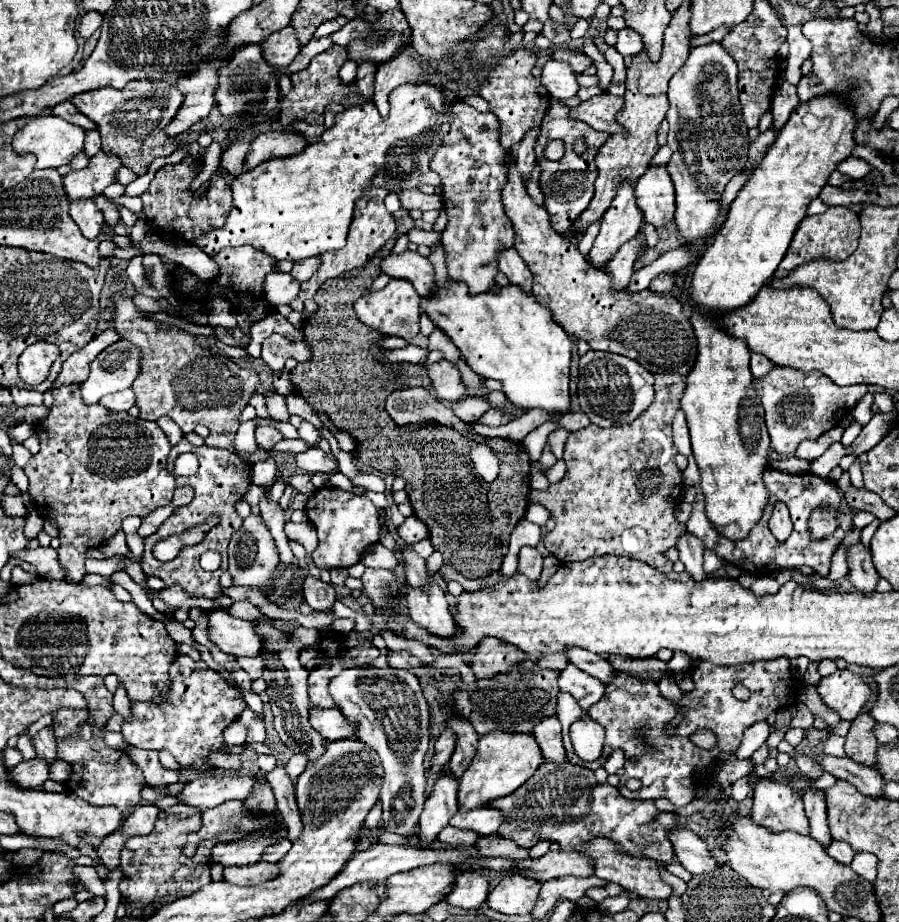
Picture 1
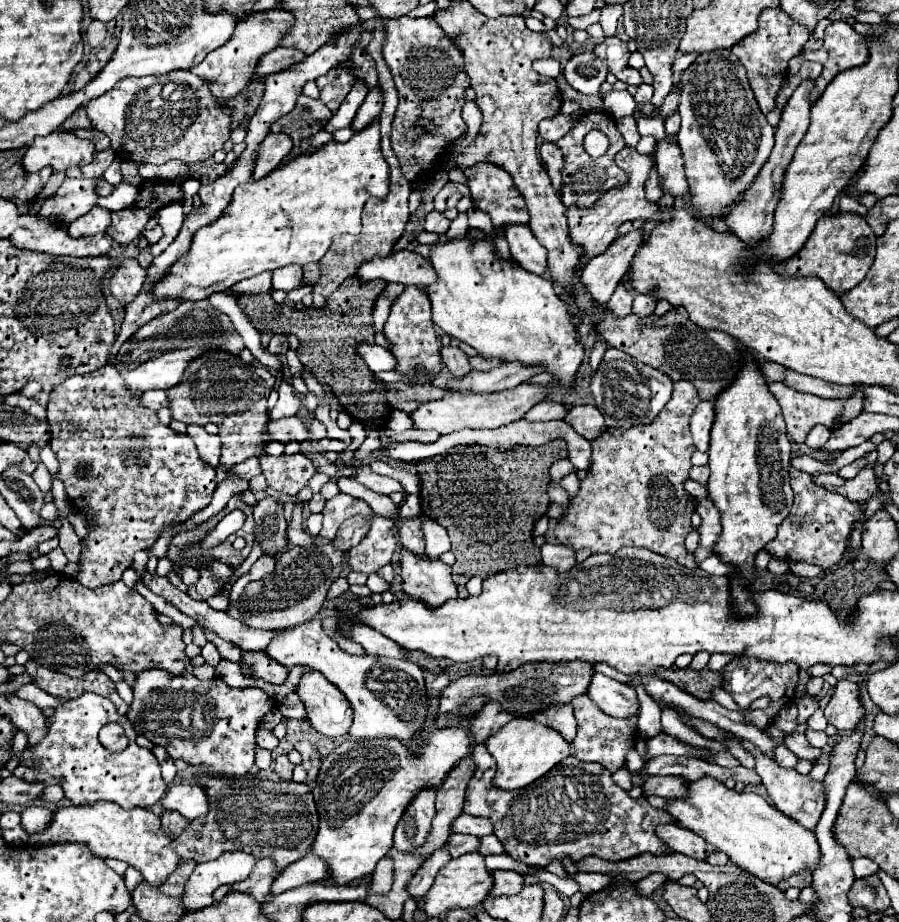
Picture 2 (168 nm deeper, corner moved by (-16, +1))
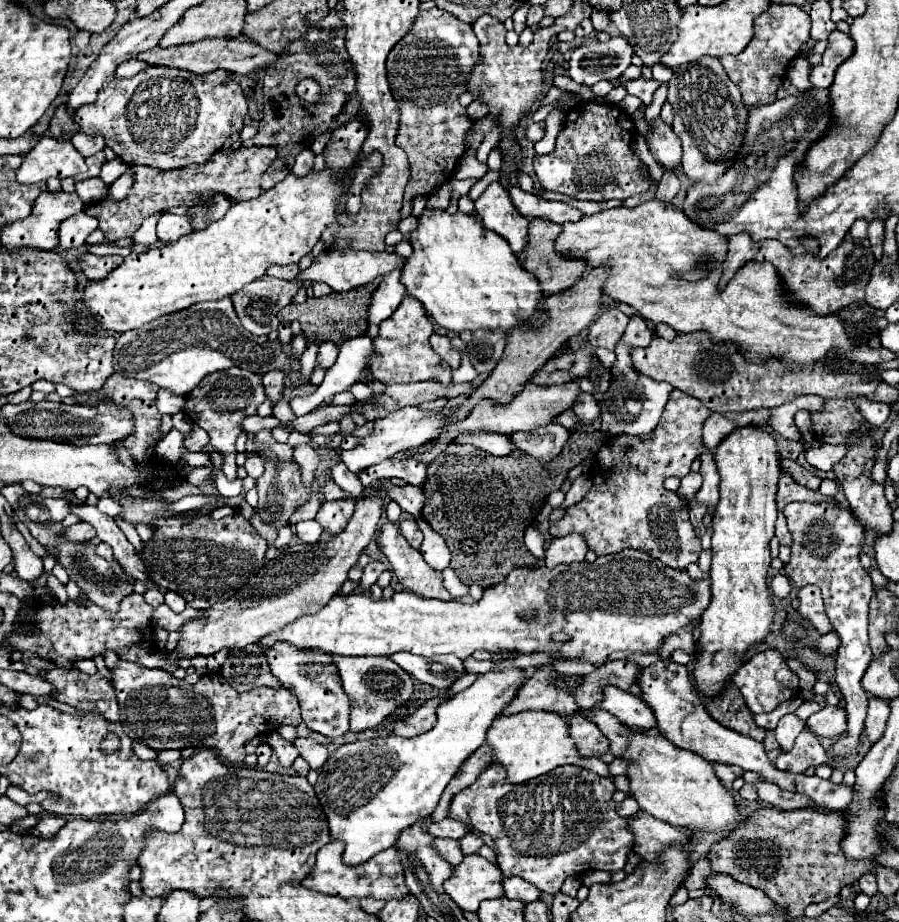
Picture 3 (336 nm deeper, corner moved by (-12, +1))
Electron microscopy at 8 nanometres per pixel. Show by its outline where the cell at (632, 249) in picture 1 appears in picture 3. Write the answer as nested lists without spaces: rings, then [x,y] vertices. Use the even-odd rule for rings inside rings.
[[[612,306],[604,310],[604,314],[590,326],[588,340],[592,346],[614,350],[626,330],[626,324],[628,324],[628,316],[622,314],[616,306]]]

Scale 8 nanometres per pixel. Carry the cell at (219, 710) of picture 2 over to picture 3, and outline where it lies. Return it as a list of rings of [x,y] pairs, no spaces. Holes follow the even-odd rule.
[[[120,660],[108,670],[112,672],[112,684],[114,684],[116,700],[120,706],[120,724],[122,724],[126,736],[130,736],[136,742],[148,744],[154,750],[170,750],[170,748],[182,750],[186,746],[196,746],[196,748],[204,746],[204,748],[212,748],[222,762],[242,764],[246,758],[244,744],[250,738],[262,736],[262,734],[272,734],[272,732],[276,732],[276,728],[280,724],[298,726],[302,722],[298,698],[292,696],[282,686],[256,688],[256,690],[240,694],[232,686],[228,686],[228,682],[224,682],[224,678],[218,672],[202,676],[196,684],[188,684],[186,680],[178,680],[178,678],[170,676],[170,672],[150,670],[136,662]]]

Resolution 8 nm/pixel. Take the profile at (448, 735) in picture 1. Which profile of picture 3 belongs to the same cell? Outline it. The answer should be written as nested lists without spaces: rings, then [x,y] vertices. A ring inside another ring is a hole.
[[[540,666],[536,674],[520,688],[516,698],[506,706],[504,714],[516,714],[522,710],[548,710],[560,716],[570,716],[578,710],[578,704],[572,696],[572,688],[578,686],[582,676],[566,676],[566,688],[556,684],[558,674],[552,666]]]

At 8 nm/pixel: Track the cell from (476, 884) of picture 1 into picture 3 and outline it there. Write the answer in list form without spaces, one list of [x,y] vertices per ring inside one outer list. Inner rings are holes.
[[[506,878],[504,880],[504,894],[510,900],[520,900],[524,904],[536,902],[542,898],[542,890],[538,890],[534,884],[530,884],[522,878]]]

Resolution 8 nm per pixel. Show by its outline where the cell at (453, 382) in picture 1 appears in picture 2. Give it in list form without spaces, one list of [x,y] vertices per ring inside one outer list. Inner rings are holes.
[[[446,346],[440,350],[440,354],[442,354],[442,362],[448,366],[454,378],[464,378],[472,370],[468,364],[468,356],[460,348]]]

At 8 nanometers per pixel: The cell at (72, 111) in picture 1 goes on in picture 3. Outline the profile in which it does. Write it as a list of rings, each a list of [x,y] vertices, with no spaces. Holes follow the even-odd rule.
[[[60,104],[60,106],[56,108],[52,120],[50,120],[48,136],[52,136],[52,138],[60,138],[60,134],[66,134],[66,132],[76,134],[78,130],[80,130],[80,128],[78,128],[76,122],[74,122],[74,114],[68,114],[68,112],[66,112],[66,106]]]

